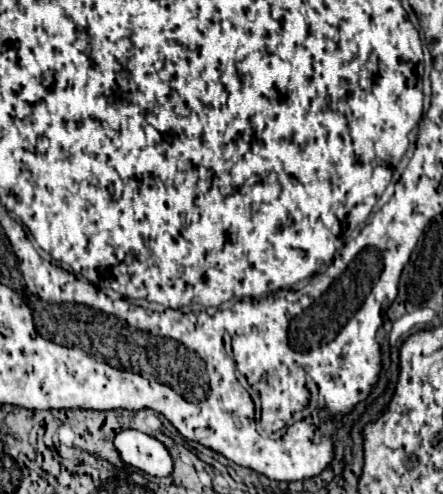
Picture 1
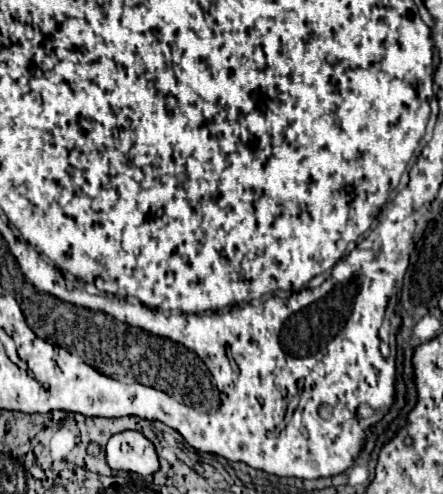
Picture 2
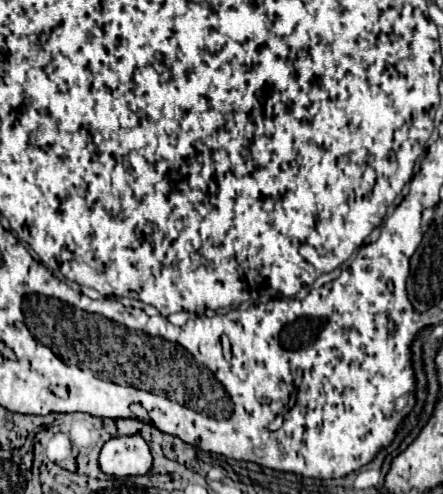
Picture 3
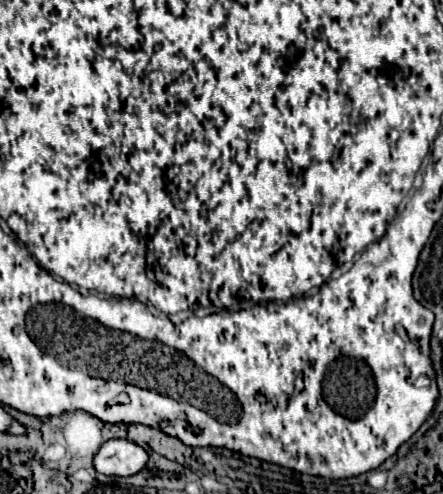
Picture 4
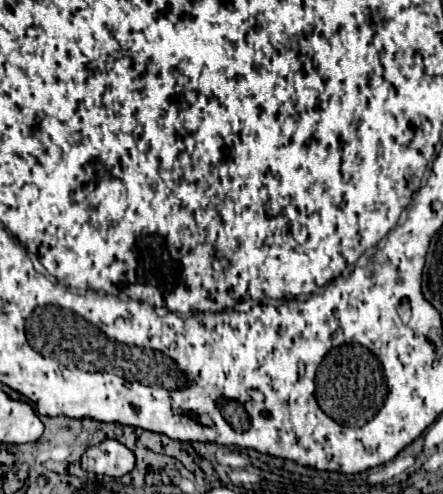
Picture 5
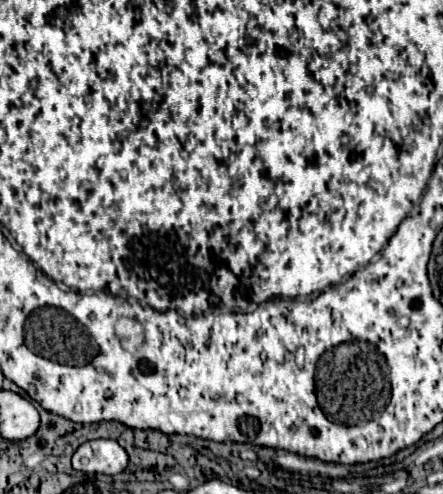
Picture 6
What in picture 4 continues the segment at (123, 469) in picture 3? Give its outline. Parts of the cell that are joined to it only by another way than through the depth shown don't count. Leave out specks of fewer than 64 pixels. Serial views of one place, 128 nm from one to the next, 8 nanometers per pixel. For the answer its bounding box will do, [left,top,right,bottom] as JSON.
[94,440,148,476]

